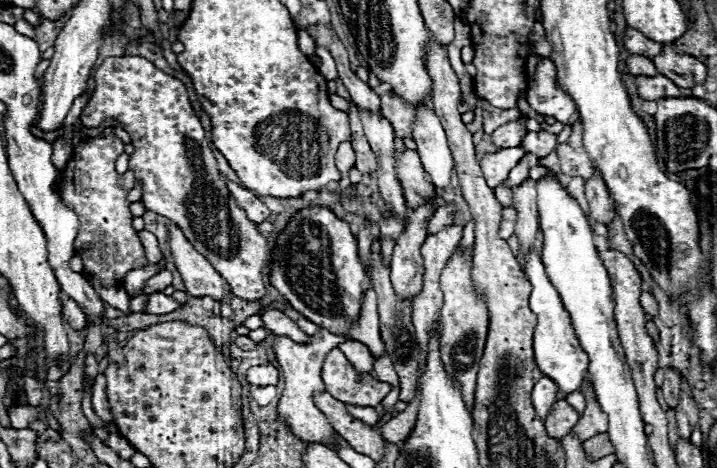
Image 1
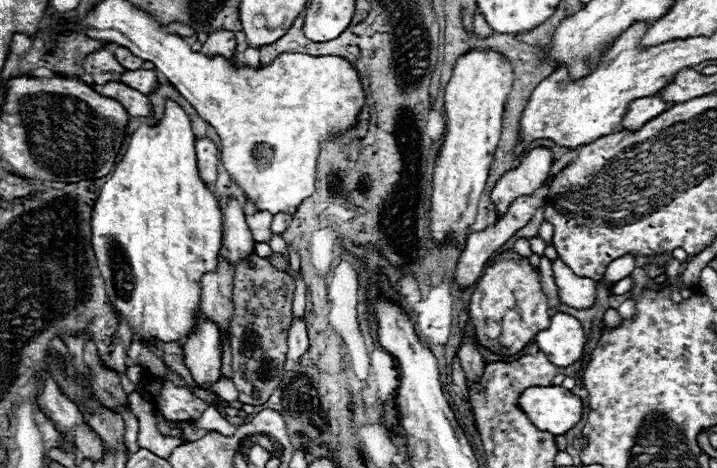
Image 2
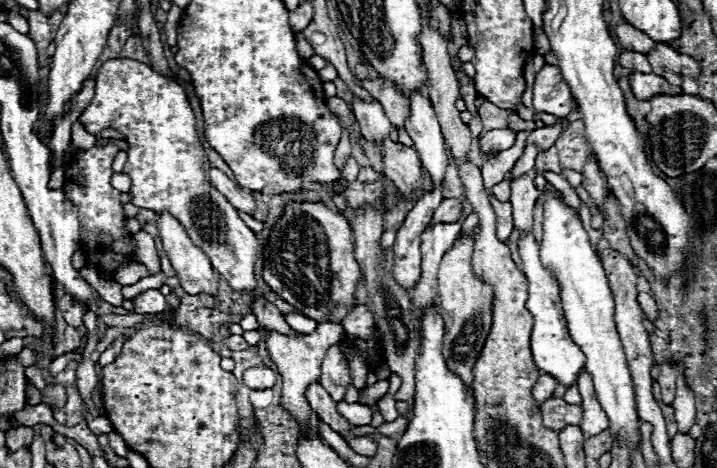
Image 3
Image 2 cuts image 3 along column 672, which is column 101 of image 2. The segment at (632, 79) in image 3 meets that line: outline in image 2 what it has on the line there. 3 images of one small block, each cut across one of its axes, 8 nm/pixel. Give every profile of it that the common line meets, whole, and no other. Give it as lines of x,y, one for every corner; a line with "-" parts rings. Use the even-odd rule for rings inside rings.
108,82
104,86
94,84
94,90
102,96
118,100
128,110
130,116
142,116
142,118
152,116
152,104
150,104
148,96
144,96
142,92
138,92
126,84
118,84
118,82

